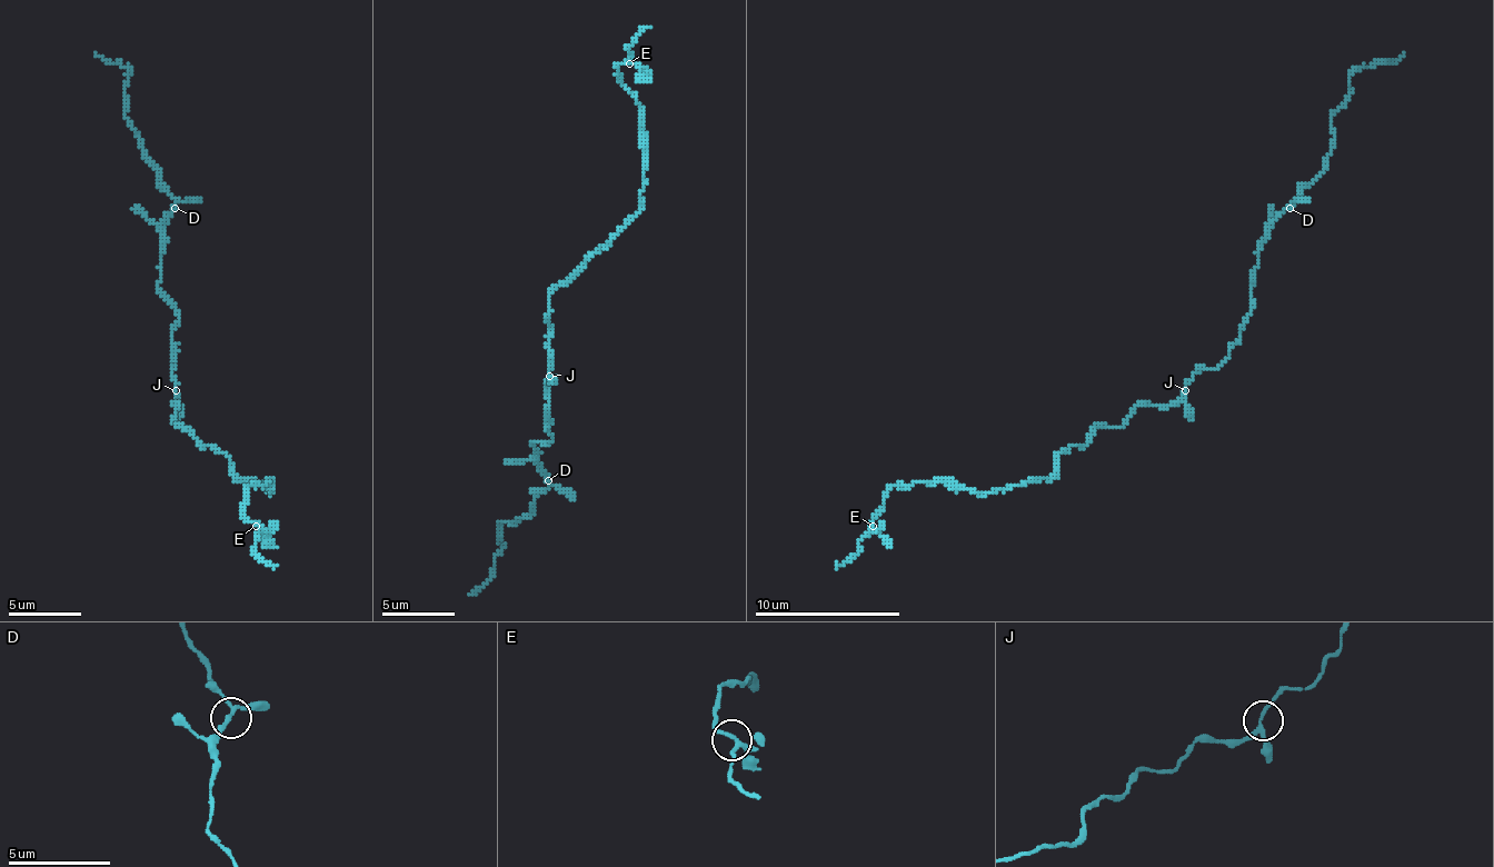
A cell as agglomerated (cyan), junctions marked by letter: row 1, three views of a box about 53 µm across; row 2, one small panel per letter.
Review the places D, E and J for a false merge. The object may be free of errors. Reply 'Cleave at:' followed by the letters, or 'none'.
Cleave at: none

